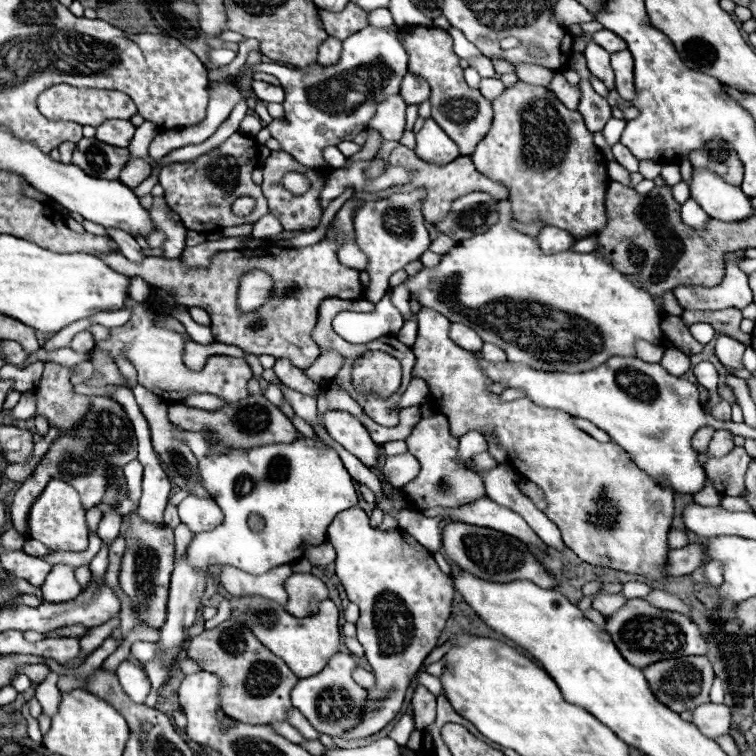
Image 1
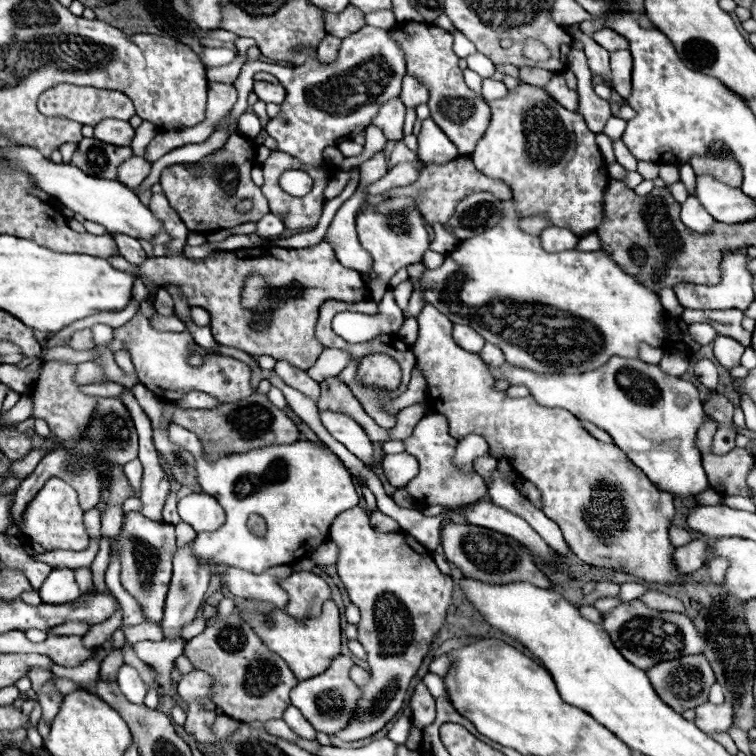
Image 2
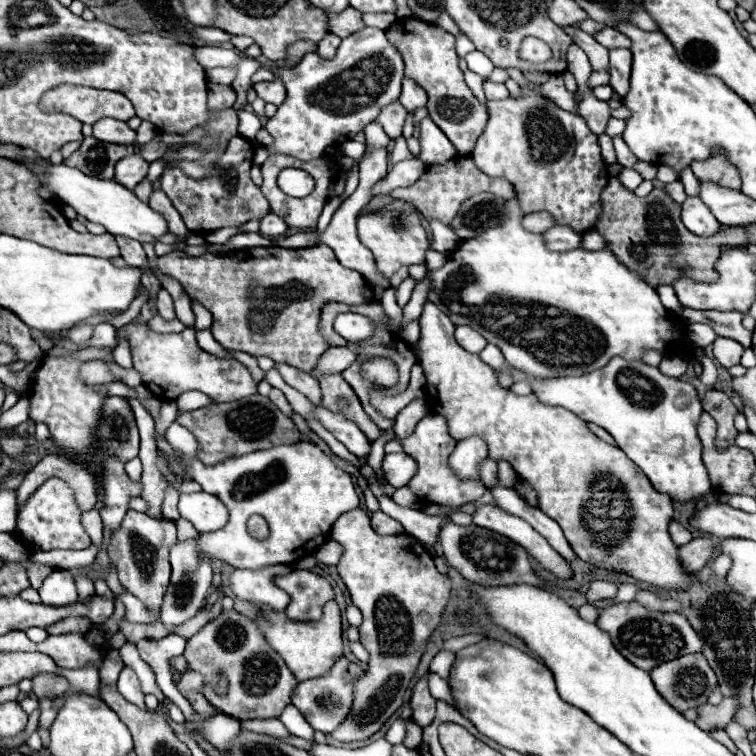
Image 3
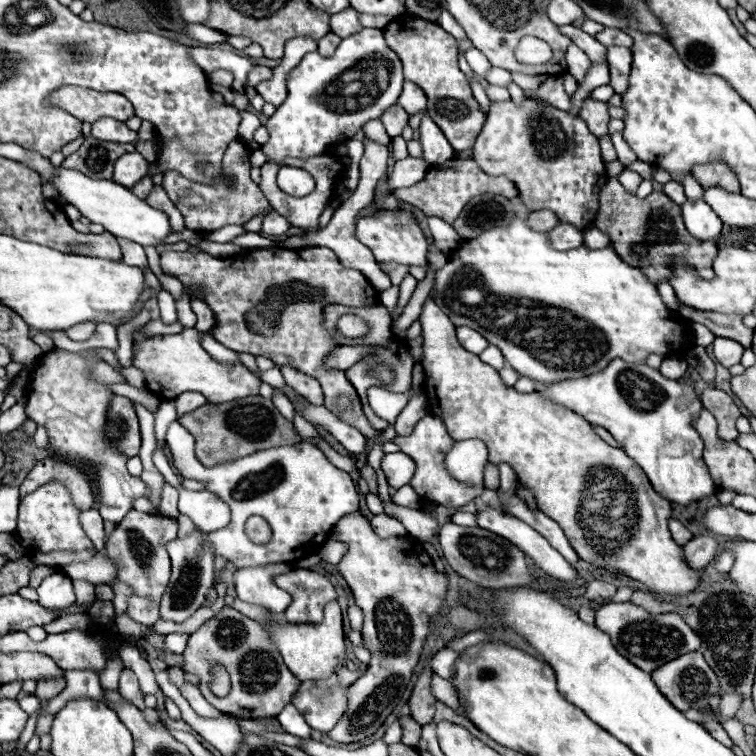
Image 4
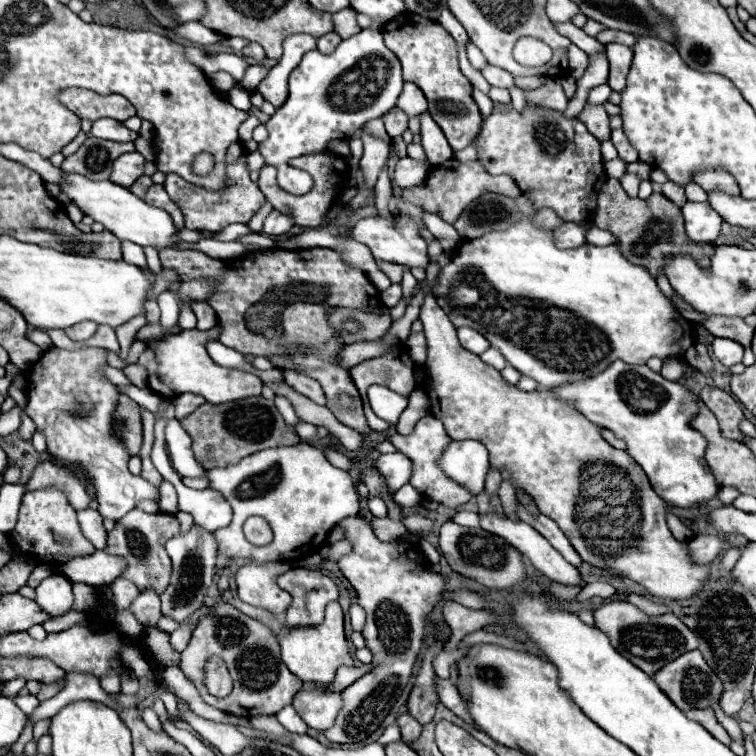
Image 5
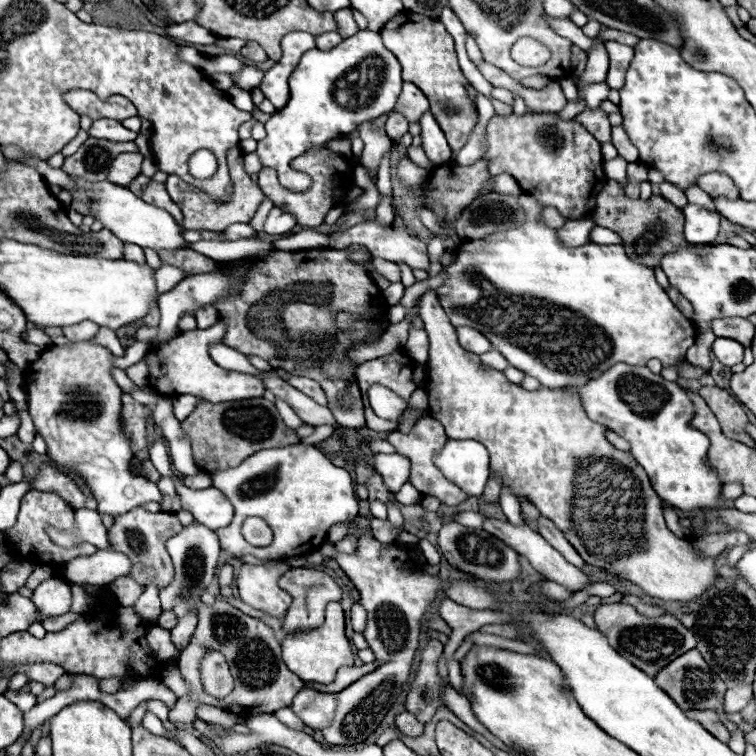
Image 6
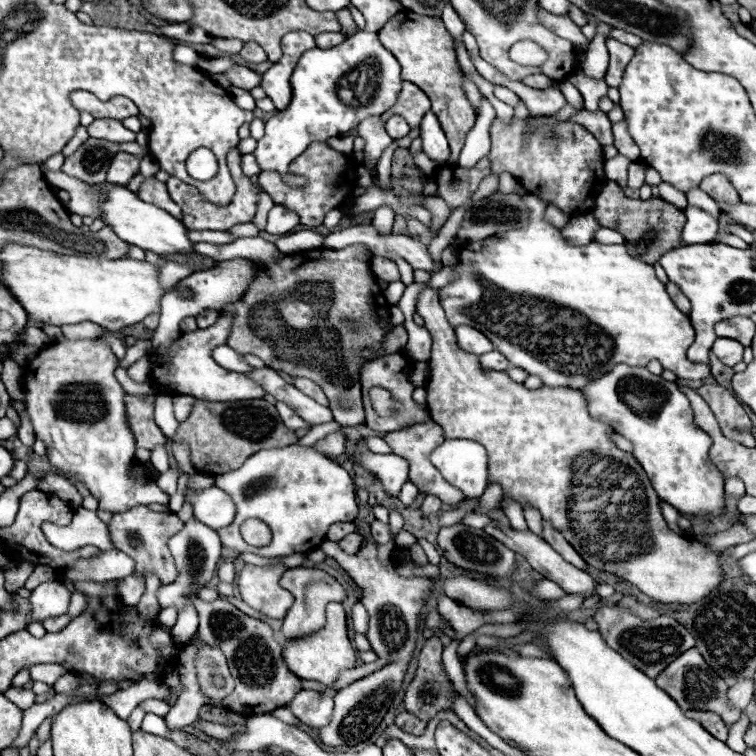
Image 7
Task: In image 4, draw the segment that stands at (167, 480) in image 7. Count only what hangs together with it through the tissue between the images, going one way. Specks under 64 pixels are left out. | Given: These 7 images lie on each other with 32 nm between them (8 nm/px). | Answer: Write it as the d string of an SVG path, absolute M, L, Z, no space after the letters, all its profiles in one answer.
M166 482L162 488L162 498L160 498L160 514L168 518L176 518L178 516L176 502L178 502L178 490Z

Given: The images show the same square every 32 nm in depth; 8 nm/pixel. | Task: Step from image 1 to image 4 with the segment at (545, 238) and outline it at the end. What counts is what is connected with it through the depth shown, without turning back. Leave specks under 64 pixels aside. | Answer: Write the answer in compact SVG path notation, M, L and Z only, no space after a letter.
M558 224L548 232L552 246L556 250L570 250L572 246L582 246L584 244L584 230L576 228L572 224Z

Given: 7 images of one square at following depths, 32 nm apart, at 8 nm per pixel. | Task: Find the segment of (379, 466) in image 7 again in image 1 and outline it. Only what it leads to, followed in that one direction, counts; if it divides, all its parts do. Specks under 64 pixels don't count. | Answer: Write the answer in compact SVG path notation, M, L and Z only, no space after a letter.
M398 454L398 456L386 456L384 464L382 464L382 472L386 476L386 480L396 486L402 488L408 482L412 482L412 478L416 478L420 466L416 462L416 458L412 454Z

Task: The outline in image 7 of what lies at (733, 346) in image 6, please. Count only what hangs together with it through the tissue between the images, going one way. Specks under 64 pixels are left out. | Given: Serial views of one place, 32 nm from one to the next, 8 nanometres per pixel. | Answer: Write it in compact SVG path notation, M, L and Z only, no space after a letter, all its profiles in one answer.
M716 338L714 346L712 346L712 352L726 366L736 366L738 362L742 362L742 350L744 350L744 346L732 338Z

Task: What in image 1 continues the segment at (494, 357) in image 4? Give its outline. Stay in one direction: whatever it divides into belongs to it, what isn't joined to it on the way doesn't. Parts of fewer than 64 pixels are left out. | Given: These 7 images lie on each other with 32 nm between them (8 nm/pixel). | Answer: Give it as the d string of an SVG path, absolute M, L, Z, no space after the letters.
M484 344L484 348L480 350L480 354L482 354L482 358L488 360L488 362L504 362L504 360L506 360L504 350L500 350L500 348L494 346L494 344Z

